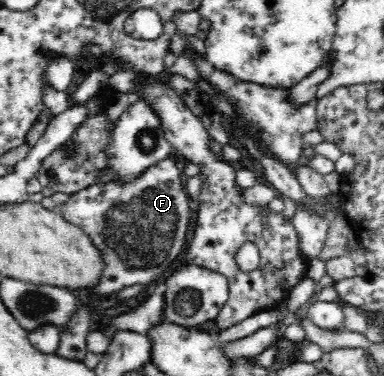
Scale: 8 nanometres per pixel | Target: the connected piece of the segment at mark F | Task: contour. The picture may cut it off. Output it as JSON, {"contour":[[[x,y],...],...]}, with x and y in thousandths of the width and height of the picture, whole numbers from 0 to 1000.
{"contour":[[[443,418],[380,449],[349,484],[240,489],[224,503],[193,511],[182,516],[180,535],[148,559],[172,588],[211,604],[229,622],[276,689],[276,715],[260,753],[237,766],[242,790],[263,801],[284,795],[292,779],[354,753],[388,763],[401,742],[417,739],[427,721],[438,721],[443,699],[458,694],[484,657],[500,588],[500,543],[482,500],[479,455]]]}

